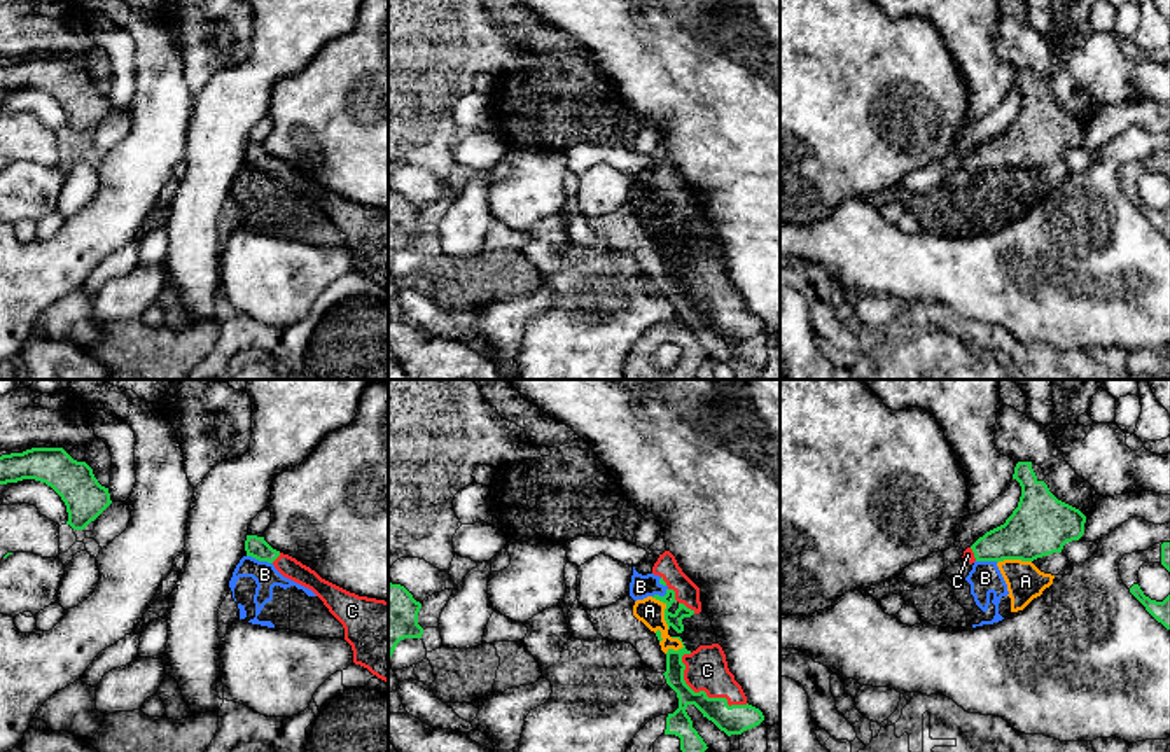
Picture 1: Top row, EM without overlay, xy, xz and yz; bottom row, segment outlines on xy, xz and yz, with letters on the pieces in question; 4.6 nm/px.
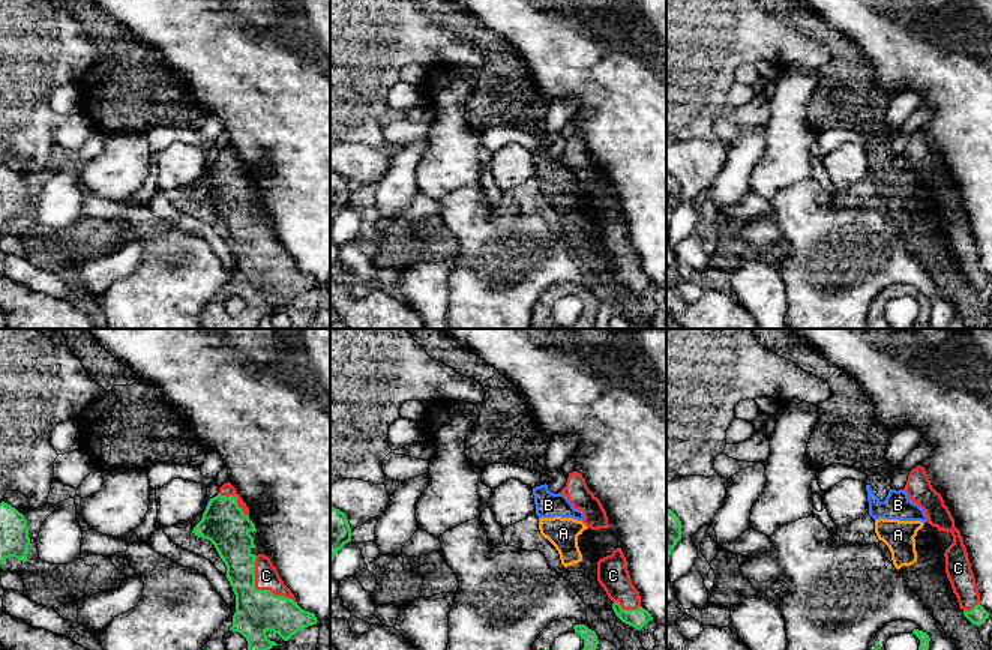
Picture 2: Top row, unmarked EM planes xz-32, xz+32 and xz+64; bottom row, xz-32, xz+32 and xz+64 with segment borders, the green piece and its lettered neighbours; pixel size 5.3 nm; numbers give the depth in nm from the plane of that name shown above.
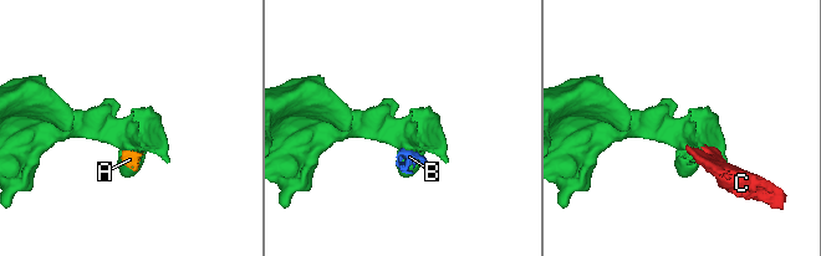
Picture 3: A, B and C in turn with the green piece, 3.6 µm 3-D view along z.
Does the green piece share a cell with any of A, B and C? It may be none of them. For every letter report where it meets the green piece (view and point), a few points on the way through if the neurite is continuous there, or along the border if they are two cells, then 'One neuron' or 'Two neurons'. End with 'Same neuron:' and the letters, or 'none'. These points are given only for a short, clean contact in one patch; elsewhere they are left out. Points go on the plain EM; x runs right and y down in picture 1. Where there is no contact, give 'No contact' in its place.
A: Touches green at xz (665, 219). Boundary: xz (651, 205), (665, 214), (665, 231), (668, 236). Two neurons
B: Touches green at xz (667, 200). Boundary: xz (660, 186), (667, 200), (653, 205). Two neurons
C: Touches green at xz (705, 301). One neuron
Same neuron: C

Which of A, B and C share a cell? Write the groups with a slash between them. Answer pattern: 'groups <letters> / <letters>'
groups A B / C

